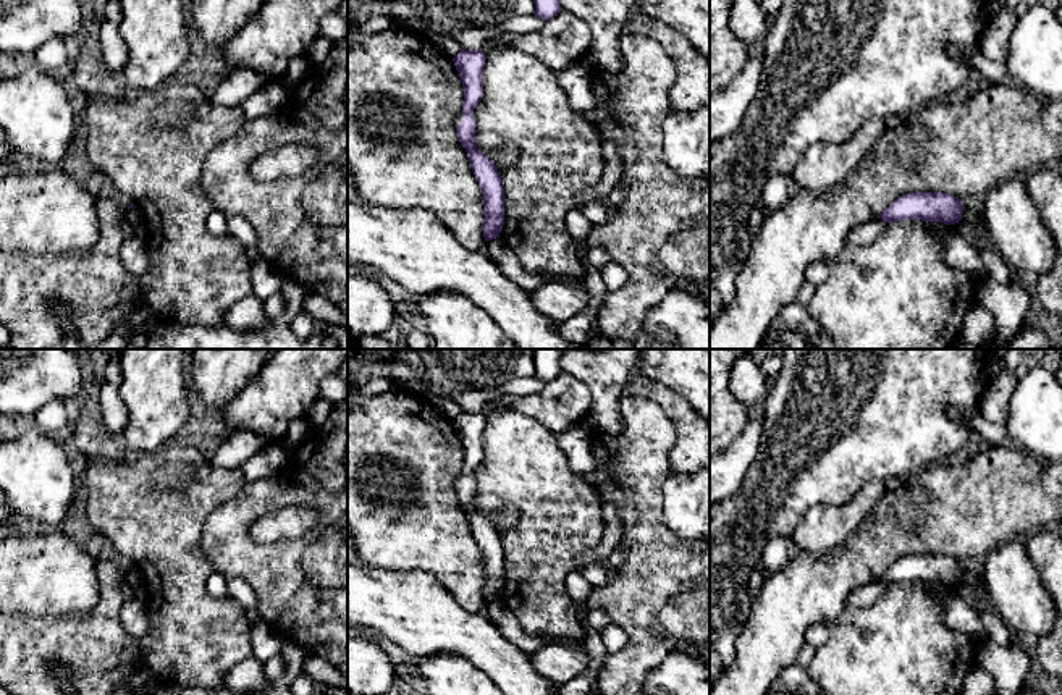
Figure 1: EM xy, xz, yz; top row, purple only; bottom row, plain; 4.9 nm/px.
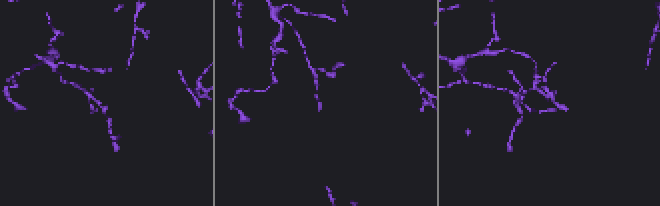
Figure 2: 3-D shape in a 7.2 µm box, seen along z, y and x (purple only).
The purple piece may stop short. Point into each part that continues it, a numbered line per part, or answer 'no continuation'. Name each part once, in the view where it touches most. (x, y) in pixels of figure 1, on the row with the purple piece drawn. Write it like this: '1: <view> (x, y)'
no continuation

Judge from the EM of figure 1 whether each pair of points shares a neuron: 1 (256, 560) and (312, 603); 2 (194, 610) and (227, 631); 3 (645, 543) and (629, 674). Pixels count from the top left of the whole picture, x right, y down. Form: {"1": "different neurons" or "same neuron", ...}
{"1": "same neuron", "2": "same neuron", "3": "same neuron"}

